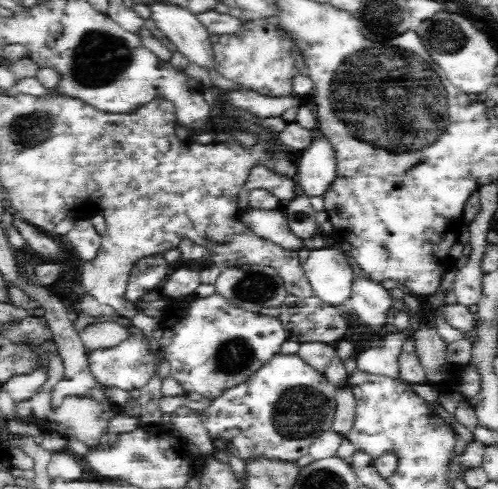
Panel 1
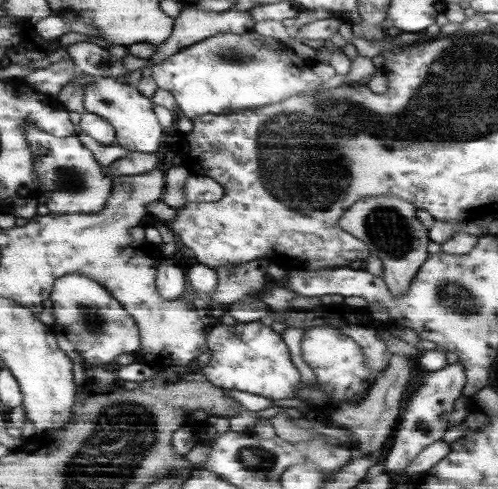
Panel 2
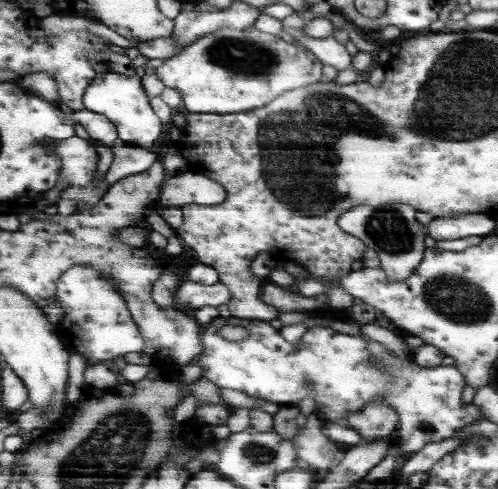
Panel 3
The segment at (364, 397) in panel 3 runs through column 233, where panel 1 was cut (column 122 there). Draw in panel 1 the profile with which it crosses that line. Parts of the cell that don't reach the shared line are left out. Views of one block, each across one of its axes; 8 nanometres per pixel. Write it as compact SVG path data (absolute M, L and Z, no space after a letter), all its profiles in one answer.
M114 316L114 320L118 324L122 324L122 326L126 326L130 330L130 336L122 344L118 344L116 348L88 352L88 356L90 356L88 358L90 374L96 378L96 382L100 382L106 388L122 388L122 390L128 390L128 392L136 390L136 388L142 390L150 382L150 378L154 374L154 362L156 362L156 358L150 352L150 342L146 338L146 334L140 328L132 326L132 322L128 318Z

